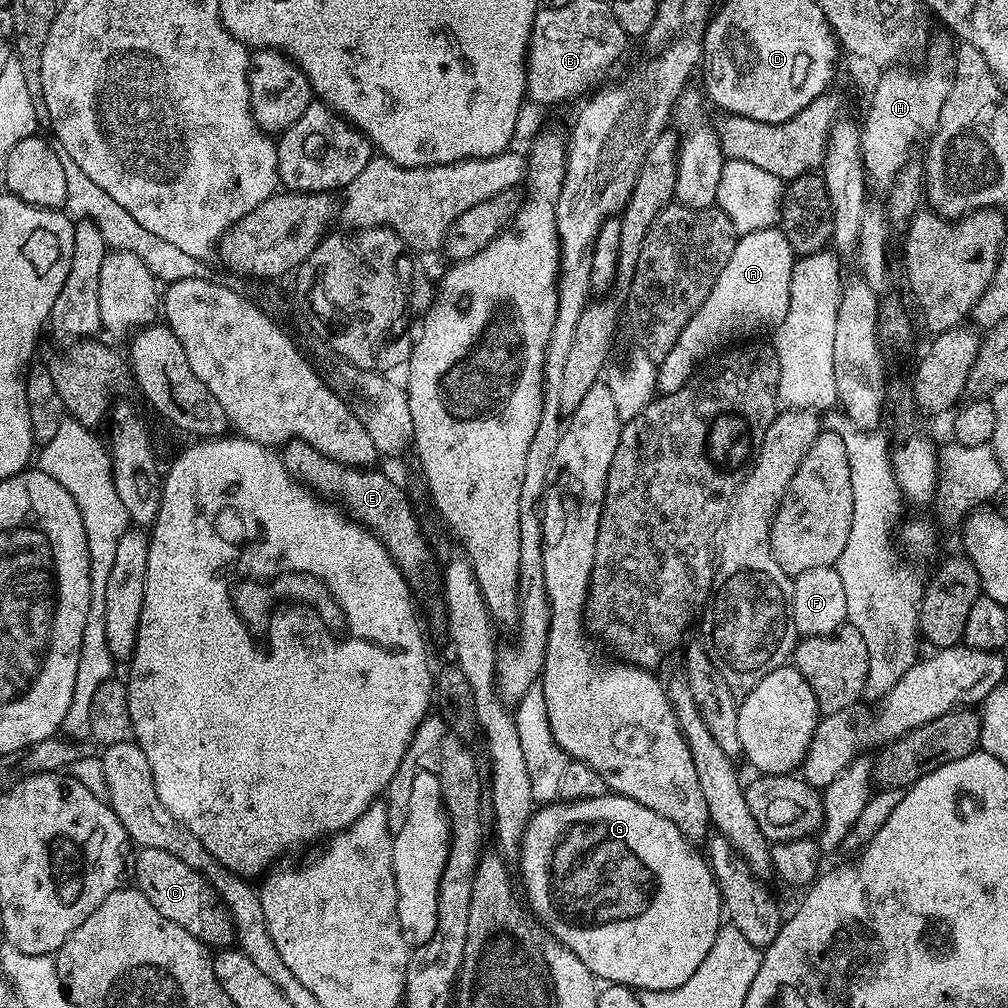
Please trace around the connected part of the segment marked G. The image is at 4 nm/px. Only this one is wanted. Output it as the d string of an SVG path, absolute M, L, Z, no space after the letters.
M605 794L571 802L545 803L533 811L532 817L528 819L528 824L524 828L518 857L518 865L520 864L518 880L519 883L520 880L524 883L523 895L526 897L531 915L533 917L544 915L544 920L552 931L549 933L555 939L561 940L567 948L574 950L574 954L578 954L578 958L582 958L582 962L586 962L588 969L601 981L608 984L624 984L640 992L672 990L682 986L682 982L686 982L686 978L690 978L690 974L694 974L694 970L702 966L702 958L706 958L706 954L710 952L710 946L714 944L714 938L722 923L720 887L712 877L712 869L709 868L707 859L701 853L699 856L691 847L695 848L688 837L683 836L678 830L678 826L674 826L674 822L662 818L662 814L654 814L654 810L646 810L646 806L619 794Z

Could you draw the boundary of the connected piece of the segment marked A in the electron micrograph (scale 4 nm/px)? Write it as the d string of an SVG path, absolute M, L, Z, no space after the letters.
M779 227L743 233L736 241L734 254L730 254L730 262L726 262L718 282L714 282L714 290L710 290L706 302L702 302L698 314L686 322L686 330L678 334L678 342L670 346L670 354L659 361L657 393L669 396L684 387L698 365L719 353L727 340L736 340L743 332L777 328L786 318L786 310L790 306L793 263L792 247Z

